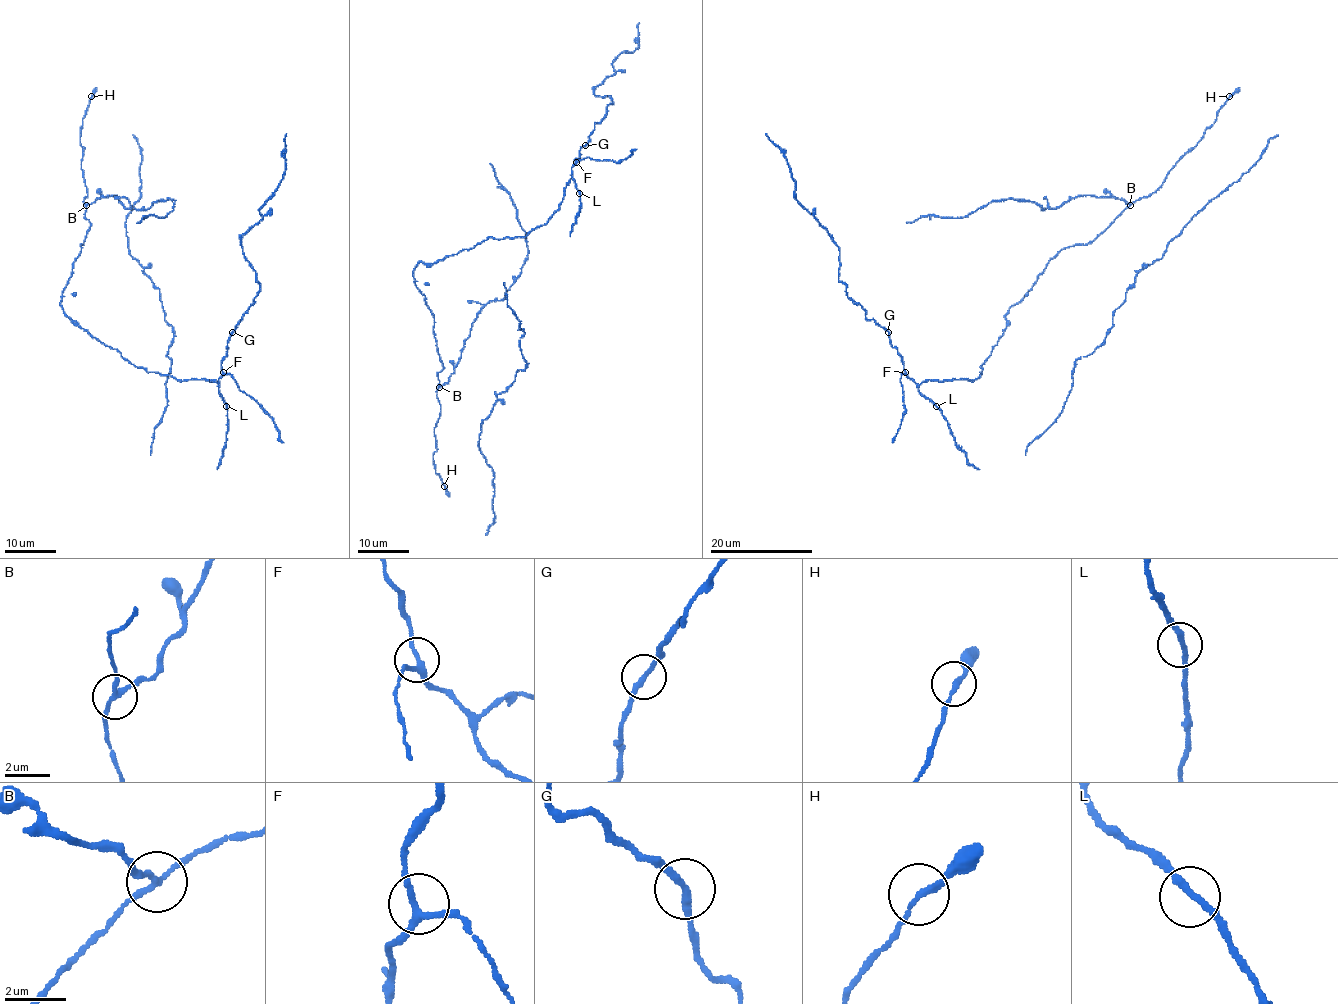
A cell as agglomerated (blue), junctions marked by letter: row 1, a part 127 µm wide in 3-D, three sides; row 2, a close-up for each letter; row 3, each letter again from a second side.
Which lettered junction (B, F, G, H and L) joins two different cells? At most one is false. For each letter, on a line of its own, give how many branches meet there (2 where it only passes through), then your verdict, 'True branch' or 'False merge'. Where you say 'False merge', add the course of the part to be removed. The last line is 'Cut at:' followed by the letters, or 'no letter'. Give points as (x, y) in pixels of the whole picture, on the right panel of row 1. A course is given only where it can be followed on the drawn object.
B: Branches: 3. False merge. Course of the part to remove: (1130, 205), (1114, 197), (1080, 195), (1043, 209), (1030, 201), (1002, 199), (961, 218), (924, 215), (906, 223)
F: Branches: 3. True branch
G: Branches: 2. True branch
H: Branches: 2. True branch
L: Branches: 2. True branch
Cut at: B

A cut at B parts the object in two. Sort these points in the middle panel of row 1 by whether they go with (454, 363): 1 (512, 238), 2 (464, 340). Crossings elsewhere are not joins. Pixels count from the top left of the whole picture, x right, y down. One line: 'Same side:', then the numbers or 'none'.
Same side: 2

